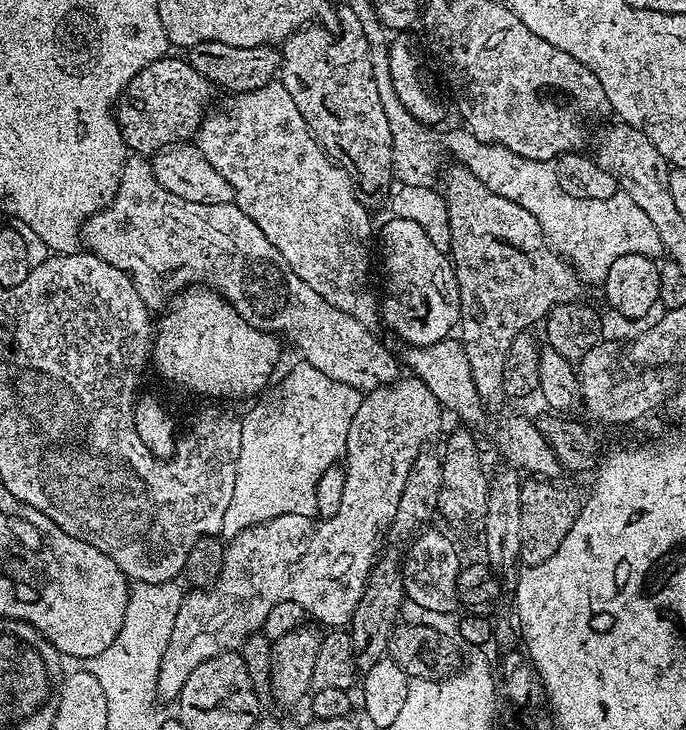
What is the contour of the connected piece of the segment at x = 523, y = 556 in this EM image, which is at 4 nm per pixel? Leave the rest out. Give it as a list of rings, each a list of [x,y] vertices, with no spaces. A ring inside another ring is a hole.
[[[528,478],[520,485],[520,509],[522,510],[522,538],[520,539],[520,563],[533,568],[562,546],[562,538],[570,534],[570,526],[578,518],[582,507],[579,496],[568,484],[556,484],[552,478]]]

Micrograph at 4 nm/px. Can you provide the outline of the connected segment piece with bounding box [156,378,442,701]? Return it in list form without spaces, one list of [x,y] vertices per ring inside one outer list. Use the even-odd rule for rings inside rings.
[[[397,378],[393,384],[367,393],[361,399],[358,414],[347,421],[342,437],[342,456],[345,461],[348,459],[348,464],[343,465],[342,502],[333,516],[317,518],[302,514],[282,514],[264,524],[243,528],[231,537],[232,541],[227,541],[221,574],[212,586],[192,590],[185,595],[178,610],[178,618],[174,618],[174,630],[170,630],[170,642],[166,646],[166,654],[162,654],[160,673],[156,679],[156,691],[163,699],[165,696],[175,701],[179,697],[194,666],[202,666],[202,662],[223,652],[240,650],[249,636],[263,629],[266,614],[270,614],[278,602],[298,602],[311,619],[313,616],[317,620],[317,625],[325,624],[328,630],[343,629],[351,621],[368,585],[372,565],[376,563],[381,551],[380,539],[400,512],[402,490],[406,490],[406,478],[410,478],[414,460],[425,451],[427,444],[424,443],[434,439],[440,432],[441,404],[421,380],[404,379]]]

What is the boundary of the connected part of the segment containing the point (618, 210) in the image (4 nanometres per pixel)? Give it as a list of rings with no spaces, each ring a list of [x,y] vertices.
[[[467,130],[459,131],[450,133],[444,140],[456,159],[453,161],[468,168],[470,174],[490,186],[494,194],[502,194],[502,198],[510,198],[510,202],[518,202],[518,206],[530,210],[530,214],[538,218],[538,226],[542,226],[548,243],[580,273],[581,281],[603,285],[614,258],[622,258],[622,254],[642,254],[653,258],[661,255],[654,222],[650,222],[644,211],[624,192],[617,190],[606,200],[570,198],[558,182],[555,163],[522,158],[501,144],[487,144]]]

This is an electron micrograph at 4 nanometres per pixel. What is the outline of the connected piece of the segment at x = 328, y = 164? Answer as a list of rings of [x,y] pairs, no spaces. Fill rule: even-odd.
[[[279,79],[271,80],[258,90],[229,95],[227,99],[228,101],[220,109],[217,107],[205,115],[194,137],[197,150],[204,155],[206,162],[210,162],[210,166],[214,166],[214,170],[218,170],[218,174],[222,174],[222,178],[226,178],[226,182],[230,182],[230,186],[234,190],[234,203],[256,223],[258,230],[262,230],[262,234],[266,234],[266,238],[270,238],[270,246],[274,246],[274,250],[278,250],[278,254],[282,254],[282,258],[286,258],[290,270],[294,270],[294,274],[298,274],[298,278],[302,278],[302,282],[306,282],[306,286],[310,286],[310,290],[322,294],[322,298],[326,298],[326,302],[330,302],[330,306],[338,306],[338,310],[342,310],[342,314],[350,314],[350,318],[358,318],[358,322],[363,324],[375,325],[374,322],[377,323],[381,319],[382,304],[378,299],[378,292],[376,296],[375,290],[372,289],[374,226],[372,230],[372,220],[368,217],[367,210],[360,205],[361,197],[354,191],[354,185],[349,180],[344,168],[333,163],[324,148],[314,139],[309,126],[306,125],[306,120],[298,111],[298,106],[295,105],[293,98],[286,94],[286,86],[280,83]]]

